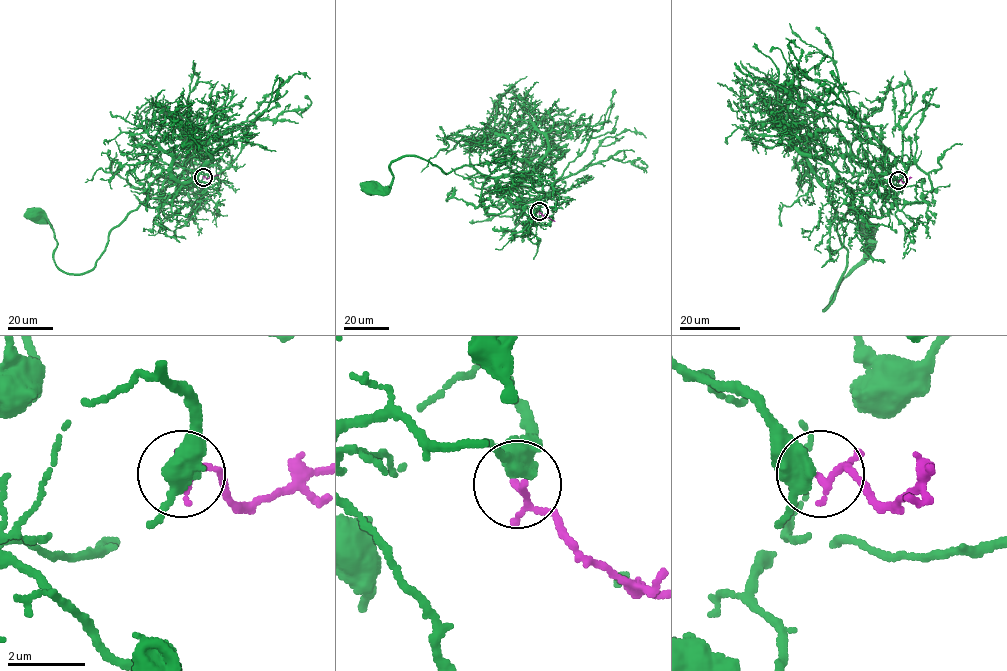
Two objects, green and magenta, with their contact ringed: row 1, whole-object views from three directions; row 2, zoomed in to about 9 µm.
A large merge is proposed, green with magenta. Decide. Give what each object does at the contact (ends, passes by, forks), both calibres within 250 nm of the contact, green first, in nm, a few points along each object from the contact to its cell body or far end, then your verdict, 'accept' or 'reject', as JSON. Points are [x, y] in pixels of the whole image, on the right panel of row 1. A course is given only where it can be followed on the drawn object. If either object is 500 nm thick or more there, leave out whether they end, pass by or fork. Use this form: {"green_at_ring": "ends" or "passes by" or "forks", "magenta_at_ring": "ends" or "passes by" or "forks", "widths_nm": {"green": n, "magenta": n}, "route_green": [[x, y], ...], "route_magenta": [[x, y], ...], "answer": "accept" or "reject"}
{"green_at_ring": "passes by", "magenta_at_ring": "passes by", "widths_nm": {"green": 440, "magenta": 140}, "route_green": [[898, 180], [878, 164], [877, 186], [852, 190], [837, 224], [846, 269], [823, 310], [863, 257], [868, 226]], "route_magenta": [[898, 180], [904, 182], [911, 177]], "answer": "accept"}

